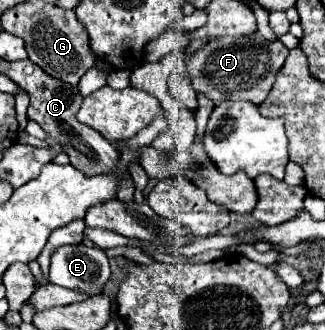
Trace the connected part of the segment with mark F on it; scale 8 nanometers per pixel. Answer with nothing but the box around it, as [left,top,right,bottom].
[186,31,288,105]

